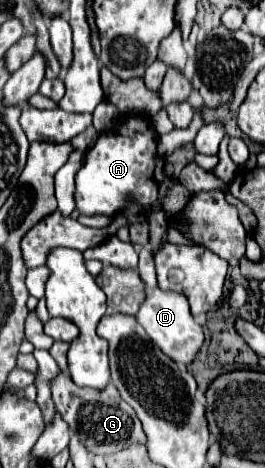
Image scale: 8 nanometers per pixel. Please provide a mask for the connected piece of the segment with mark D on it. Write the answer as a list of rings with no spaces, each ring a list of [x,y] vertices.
[[[160,287],[146,289],[146,299],[136,313],[136,321],[168,357],[182,365],[190,365],[204,343],[204,331],[198,323],[194,323],[186,295],[180,295],[176,291],[160,291]]]

